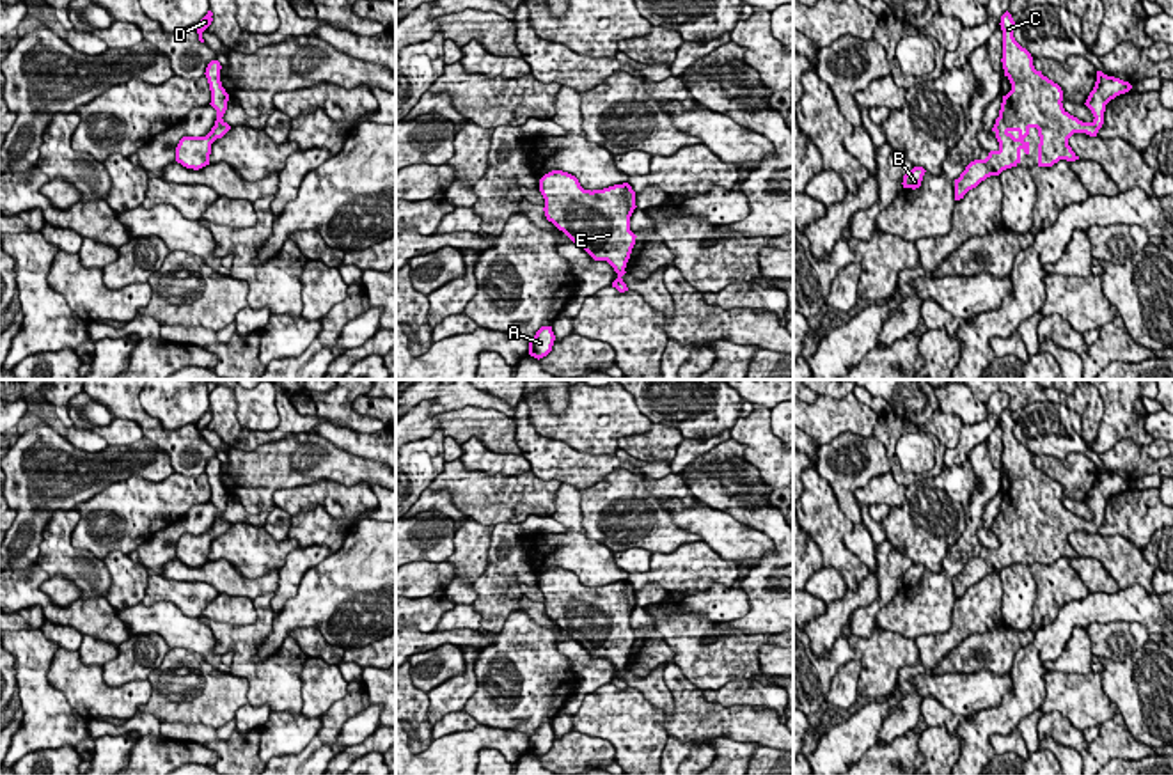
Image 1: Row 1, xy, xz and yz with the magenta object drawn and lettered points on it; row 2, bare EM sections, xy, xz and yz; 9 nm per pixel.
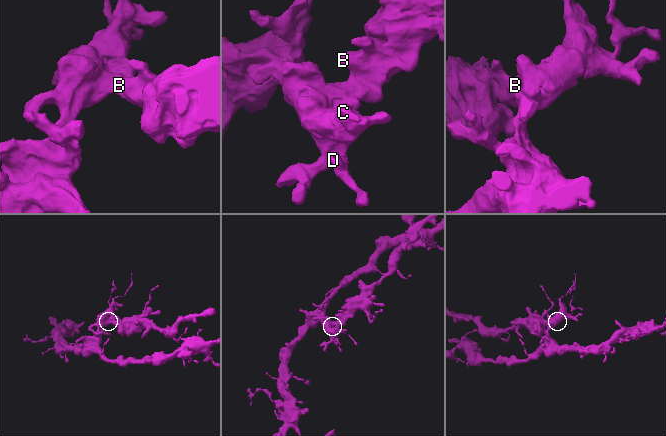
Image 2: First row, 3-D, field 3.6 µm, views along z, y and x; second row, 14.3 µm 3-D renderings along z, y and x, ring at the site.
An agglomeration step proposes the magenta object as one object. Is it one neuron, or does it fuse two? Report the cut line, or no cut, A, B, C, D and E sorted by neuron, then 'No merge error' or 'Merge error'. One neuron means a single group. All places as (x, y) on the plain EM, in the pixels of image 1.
No split. Groups: A B C D E. No merge error

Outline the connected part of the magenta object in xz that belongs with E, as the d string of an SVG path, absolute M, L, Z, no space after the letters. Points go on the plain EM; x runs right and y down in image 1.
M552 568L539 576L539 589L547 617L594 658L607 658L618 670L612 685L628 688L621 674L637 635L630 628L630 614L637 605L632 583L623 580L591 589L575 573Z

